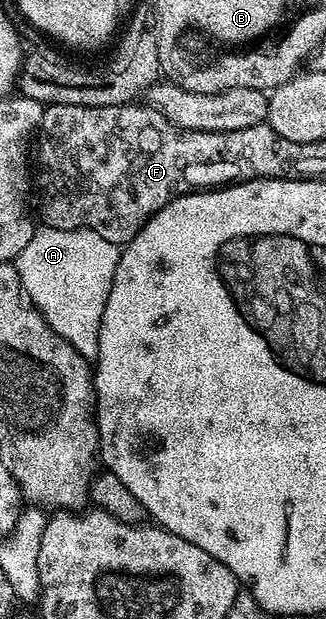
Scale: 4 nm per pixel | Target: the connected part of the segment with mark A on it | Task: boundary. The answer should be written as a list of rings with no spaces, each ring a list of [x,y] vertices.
[[[43,226],[18,254],[16,266],[22,290],[46,324],[88,361],[98,358],[100,321],[116,277],[119,244],[104,241],[88,229],[65,231]]]

